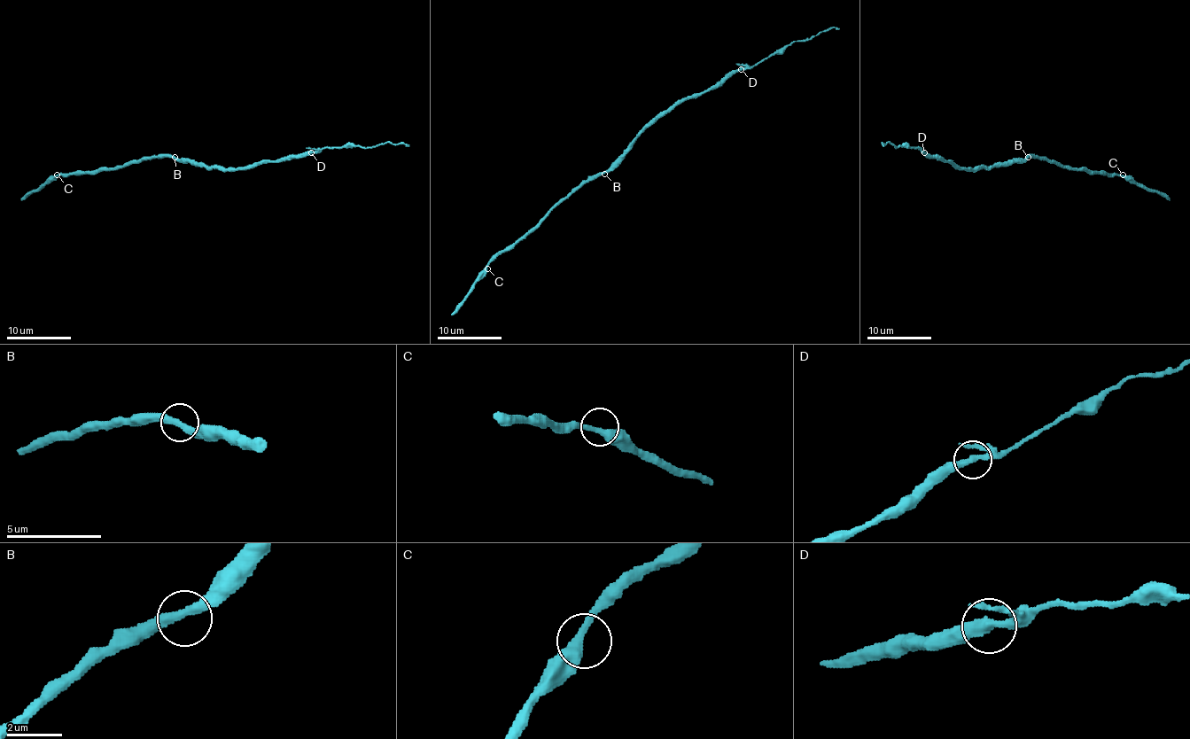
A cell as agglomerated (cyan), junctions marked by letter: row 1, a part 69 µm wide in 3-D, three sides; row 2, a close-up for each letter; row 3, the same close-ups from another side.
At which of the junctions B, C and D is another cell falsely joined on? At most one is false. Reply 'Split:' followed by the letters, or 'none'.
Split: D

